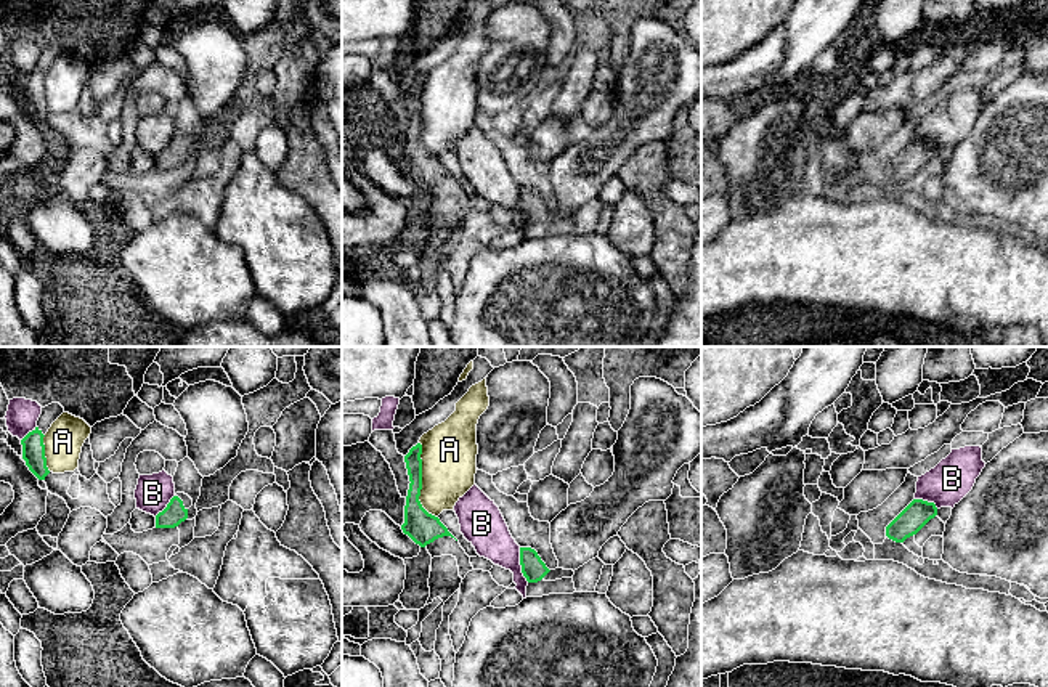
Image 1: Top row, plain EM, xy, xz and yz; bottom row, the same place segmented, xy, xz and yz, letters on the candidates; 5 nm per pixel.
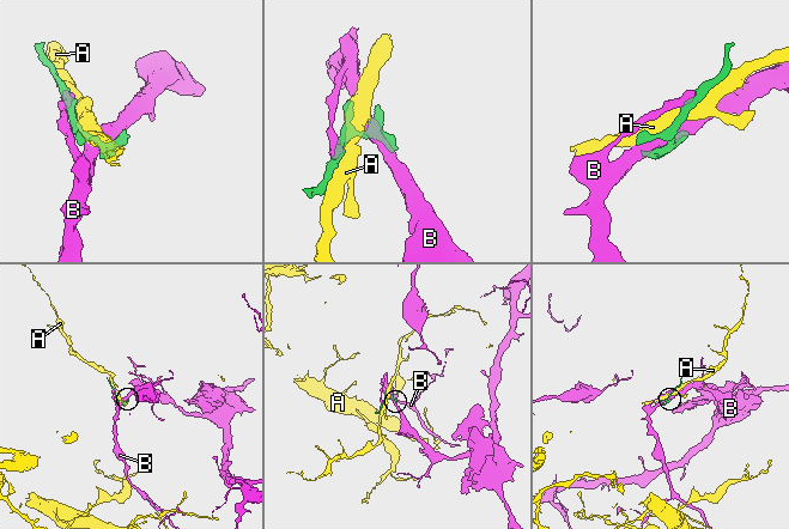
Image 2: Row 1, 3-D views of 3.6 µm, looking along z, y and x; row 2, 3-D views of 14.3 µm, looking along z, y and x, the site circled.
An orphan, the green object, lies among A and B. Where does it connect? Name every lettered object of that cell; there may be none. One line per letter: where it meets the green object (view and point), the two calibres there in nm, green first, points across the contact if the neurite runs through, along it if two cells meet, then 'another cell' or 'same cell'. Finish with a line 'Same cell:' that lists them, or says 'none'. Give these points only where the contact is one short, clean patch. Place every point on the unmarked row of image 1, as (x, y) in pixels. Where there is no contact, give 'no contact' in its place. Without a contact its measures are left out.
A: contact xz (421, 122); calibres 160 and 280 nm; another cell
B: contact xz (520, 204); calibres 120 and 200 nm; another cell
Same cell: none

